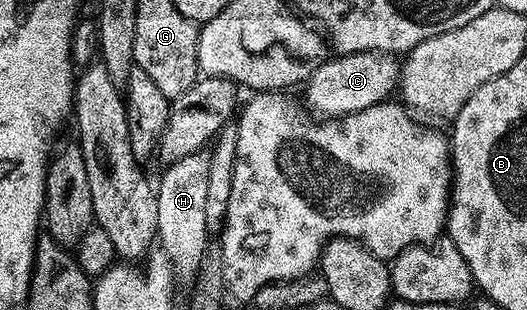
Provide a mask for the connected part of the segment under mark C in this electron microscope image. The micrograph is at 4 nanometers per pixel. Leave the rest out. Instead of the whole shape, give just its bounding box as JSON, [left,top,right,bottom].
[304,51,401,119]

